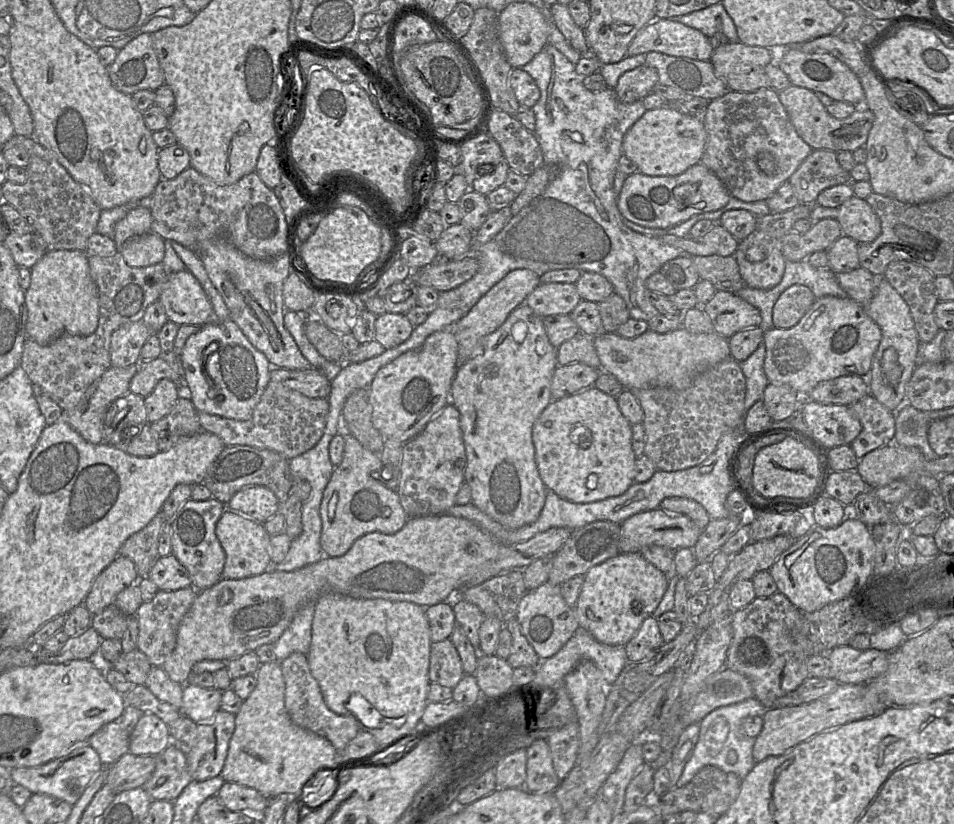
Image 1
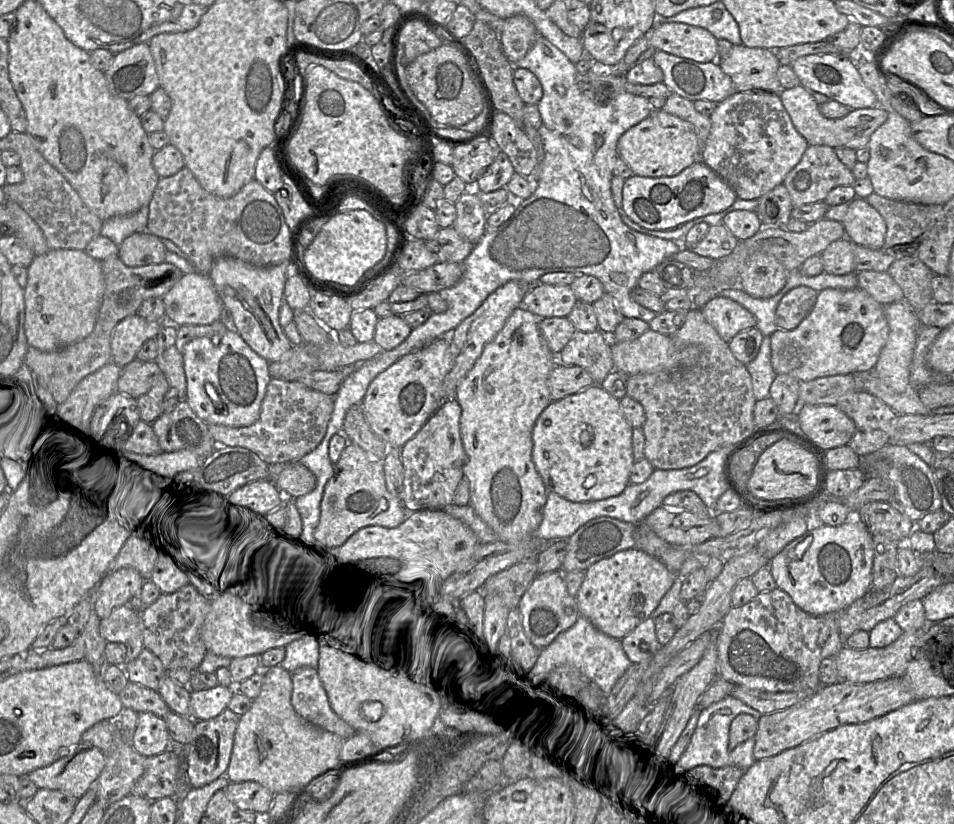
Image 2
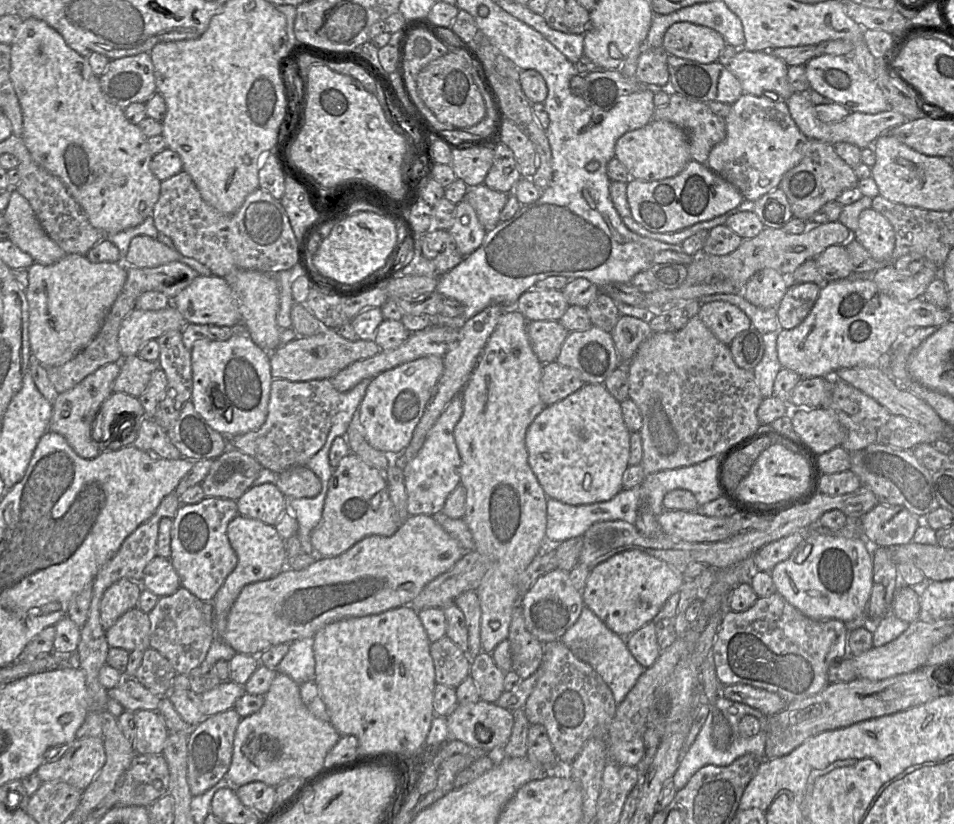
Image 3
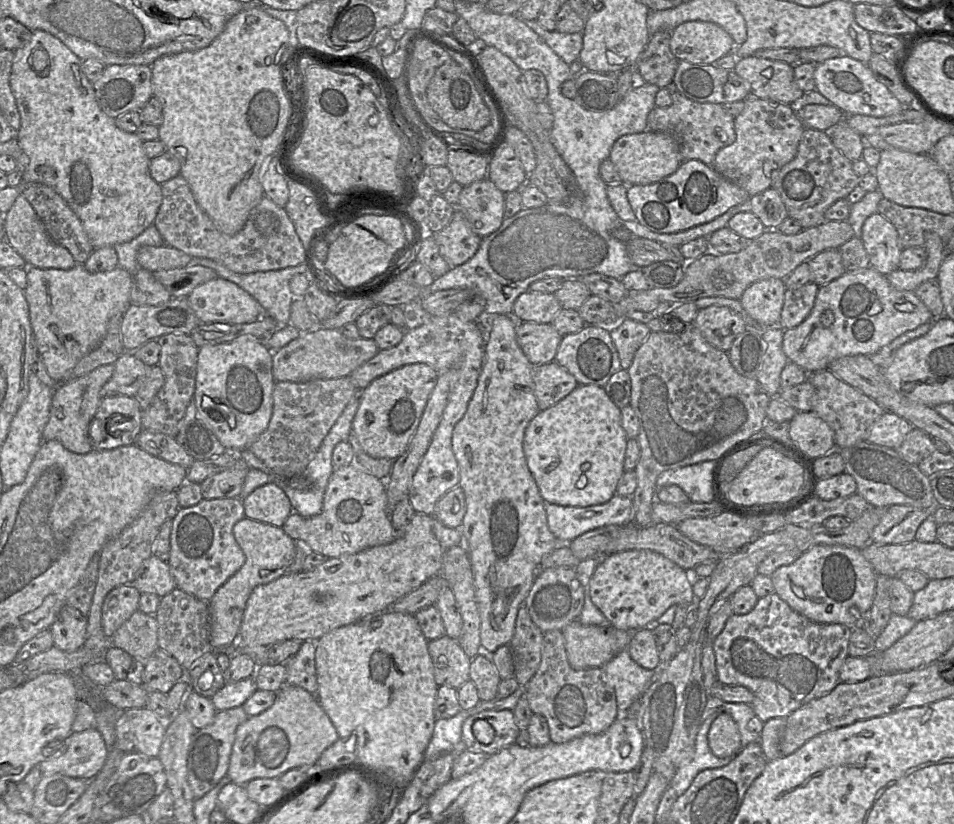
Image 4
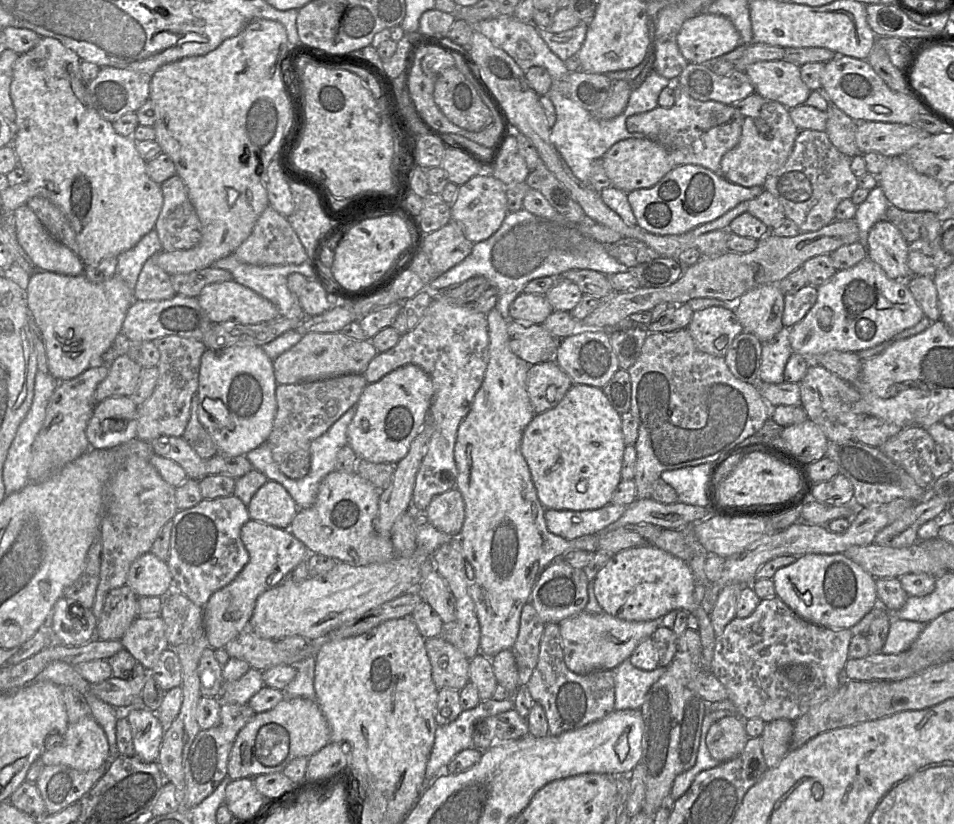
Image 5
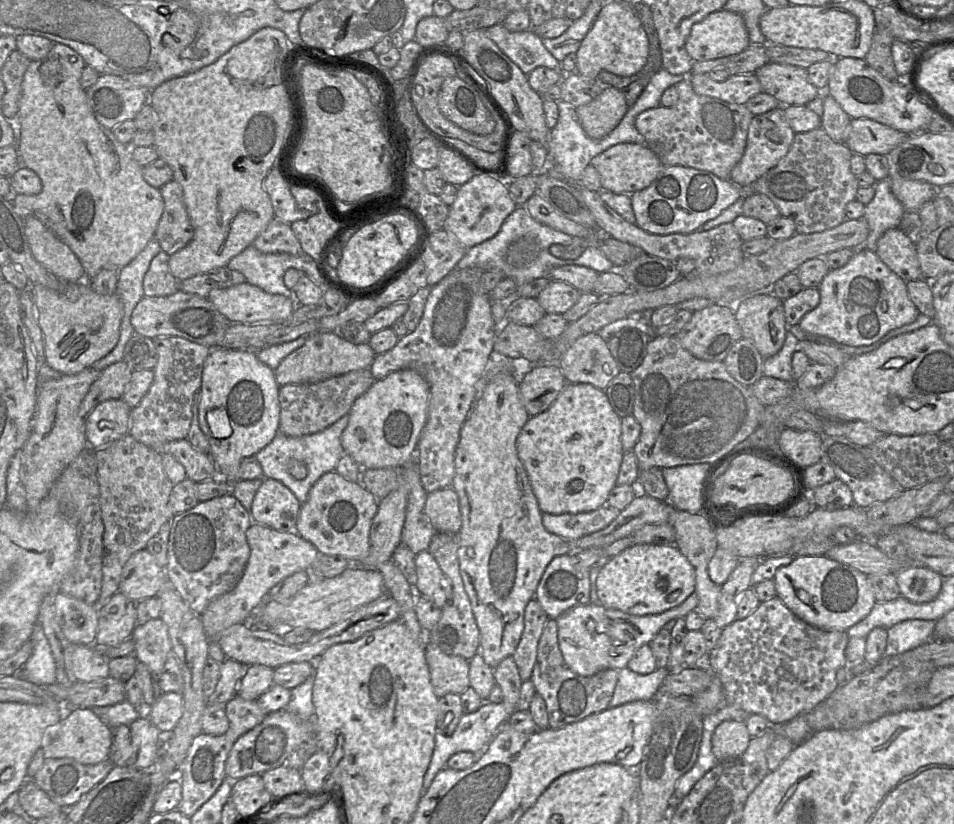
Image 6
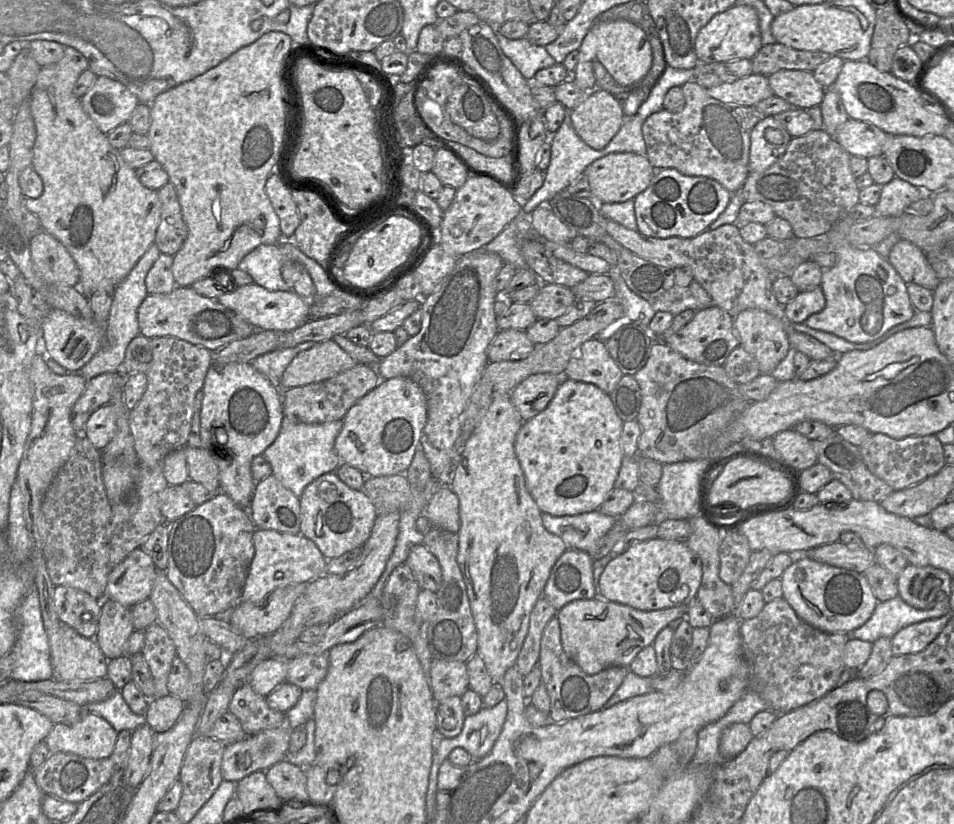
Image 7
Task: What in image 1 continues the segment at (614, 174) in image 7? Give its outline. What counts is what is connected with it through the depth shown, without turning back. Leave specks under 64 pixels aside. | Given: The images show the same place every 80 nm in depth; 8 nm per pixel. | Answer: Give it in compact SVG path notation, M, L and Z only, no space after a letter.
M670 107L647 110L624 135L622 152L648 176L678 176L700 163L706 143L704 122Z

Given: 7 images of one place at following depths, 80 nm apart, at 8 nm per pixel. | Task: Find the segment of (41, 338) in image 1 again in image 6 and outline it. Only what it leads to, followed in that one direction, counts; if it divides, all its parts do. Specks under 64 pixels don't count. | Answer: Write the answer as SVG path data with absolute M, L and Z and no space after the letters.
M89 281L68 283L63 294L42 285L30 285L30 295L38 312L38 323L44 336L45 362L63 375L75 375L106 356L116 346L120 335L123 305L116 294L101 295L94 292Z

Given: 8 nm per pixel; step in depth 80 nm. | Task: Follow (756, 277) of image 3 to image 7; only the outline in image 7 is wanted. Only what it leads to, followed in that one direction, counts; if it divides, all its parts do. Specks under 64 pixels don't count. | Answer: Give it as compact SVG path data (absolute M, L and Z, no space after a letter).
M746 309L734 317L739 345L759 364L761 374L771 374L786 357L790 344L783 323L760 309Z

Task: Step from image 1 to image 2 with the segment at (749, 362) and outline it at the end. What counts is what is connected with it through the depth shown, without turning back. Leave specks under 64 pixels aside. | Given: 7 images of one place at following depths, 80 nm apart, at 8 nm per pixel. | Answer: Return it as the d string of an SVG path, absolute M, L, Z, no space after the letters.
M770 336L763 337L757 357L745 366L751 376L756 401L769 397L770 386L776 377L771 365Z

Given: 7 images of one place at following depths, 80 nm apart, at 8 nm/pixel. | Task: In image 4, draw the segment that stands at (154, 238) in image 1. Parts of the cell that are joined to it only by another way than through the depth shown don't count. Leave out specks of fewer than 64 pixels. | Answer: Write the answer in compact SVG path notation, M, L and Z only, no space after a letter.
M169 245L142 246L136 256L138 266L151 272L186 267L192 258Z

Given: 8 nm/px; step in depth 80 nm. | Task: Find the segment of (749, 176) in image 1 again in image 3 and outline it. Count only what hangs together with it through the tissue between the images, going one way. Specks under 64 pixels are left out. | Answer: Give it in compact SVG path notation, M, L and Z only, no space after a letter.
M743 93L731 105L731 111L725 118L726 137L711 149L706 162L710 170L734 185L744 199L752 202L779 186L785 173L802 160L803 147L808 140L792 119L786 101L770 97L773 96Z

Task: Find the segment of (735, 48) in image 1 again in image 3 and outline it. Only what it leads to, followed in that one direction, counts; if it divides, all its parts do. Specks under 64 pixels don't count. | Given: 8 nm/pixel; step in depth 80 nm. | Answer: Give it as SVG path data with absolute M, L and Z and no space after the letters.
M738 49L726 68L739 80L745 94L786 101L794 93L787 77L788 65L771 51Z

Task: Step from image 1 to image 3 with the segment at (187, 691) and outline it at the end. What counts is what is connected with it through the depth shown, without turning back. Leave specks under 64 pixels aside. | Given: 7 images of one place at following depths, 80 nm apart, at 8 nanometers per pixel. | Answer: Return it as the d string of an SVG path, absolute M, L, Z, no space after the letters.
M231 680L220 682L214 689L201 694L201 712L205 717L232 709L244 694L244 686Z

